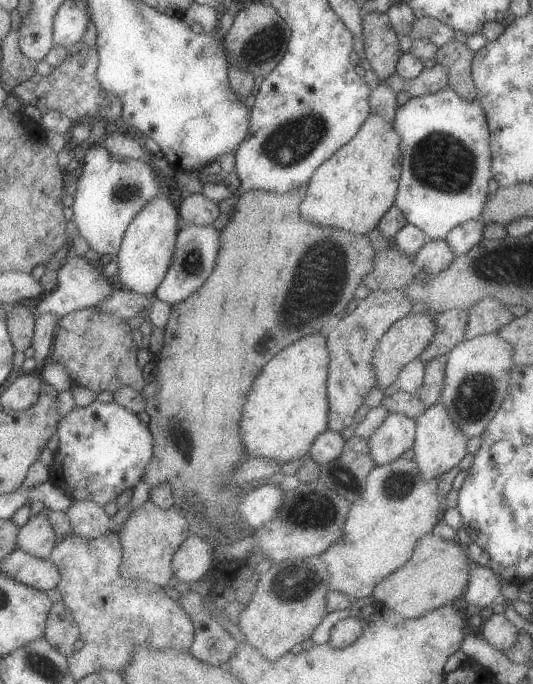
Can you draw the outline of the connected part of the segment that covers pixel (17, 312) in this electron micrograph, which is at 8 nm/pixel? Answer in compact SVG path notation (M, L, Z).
M22 304L10 309L9 328L17 350L24 352L35 345L37 322L36 314Z

